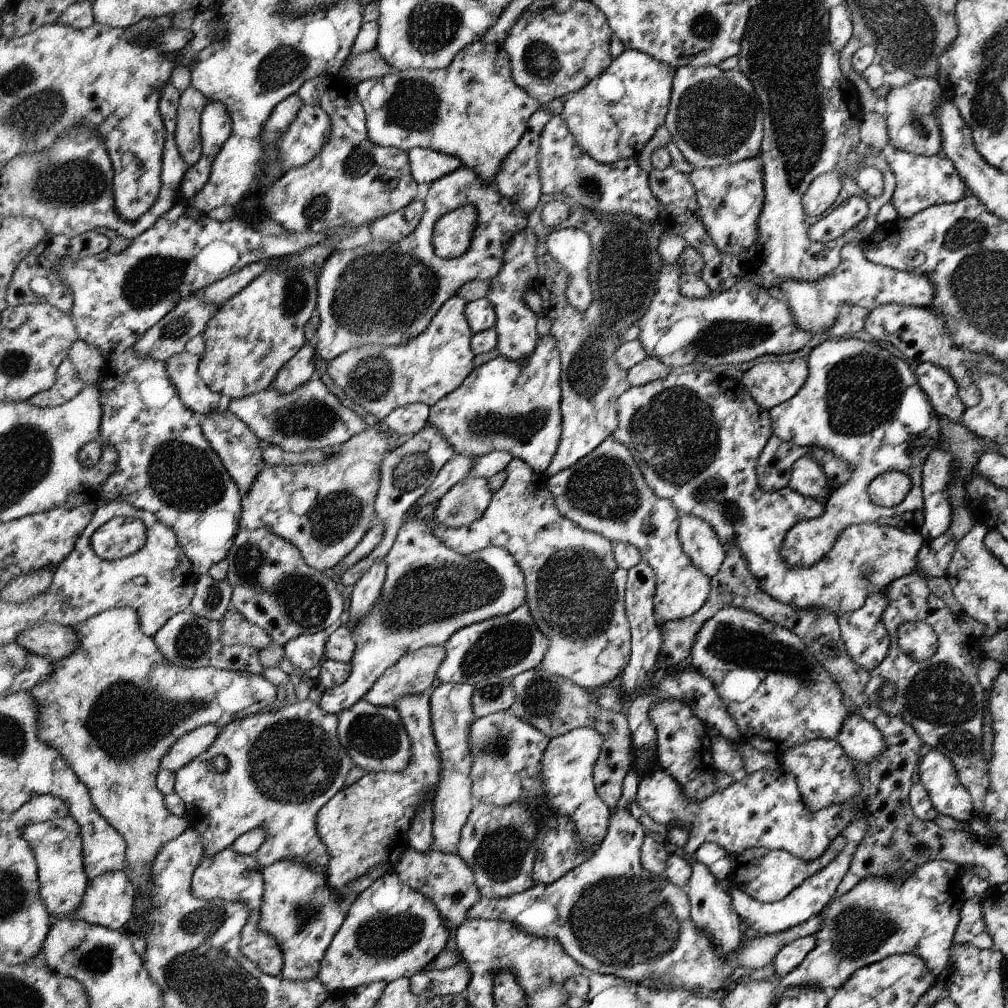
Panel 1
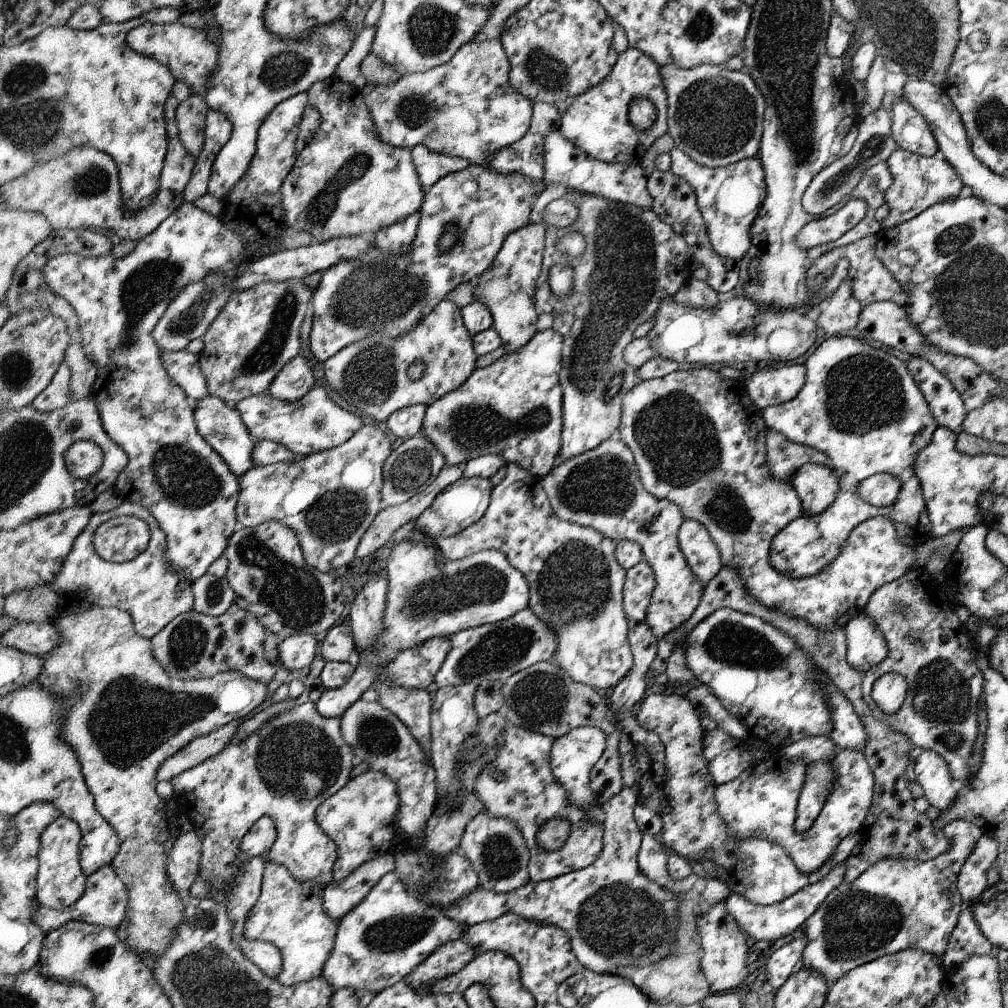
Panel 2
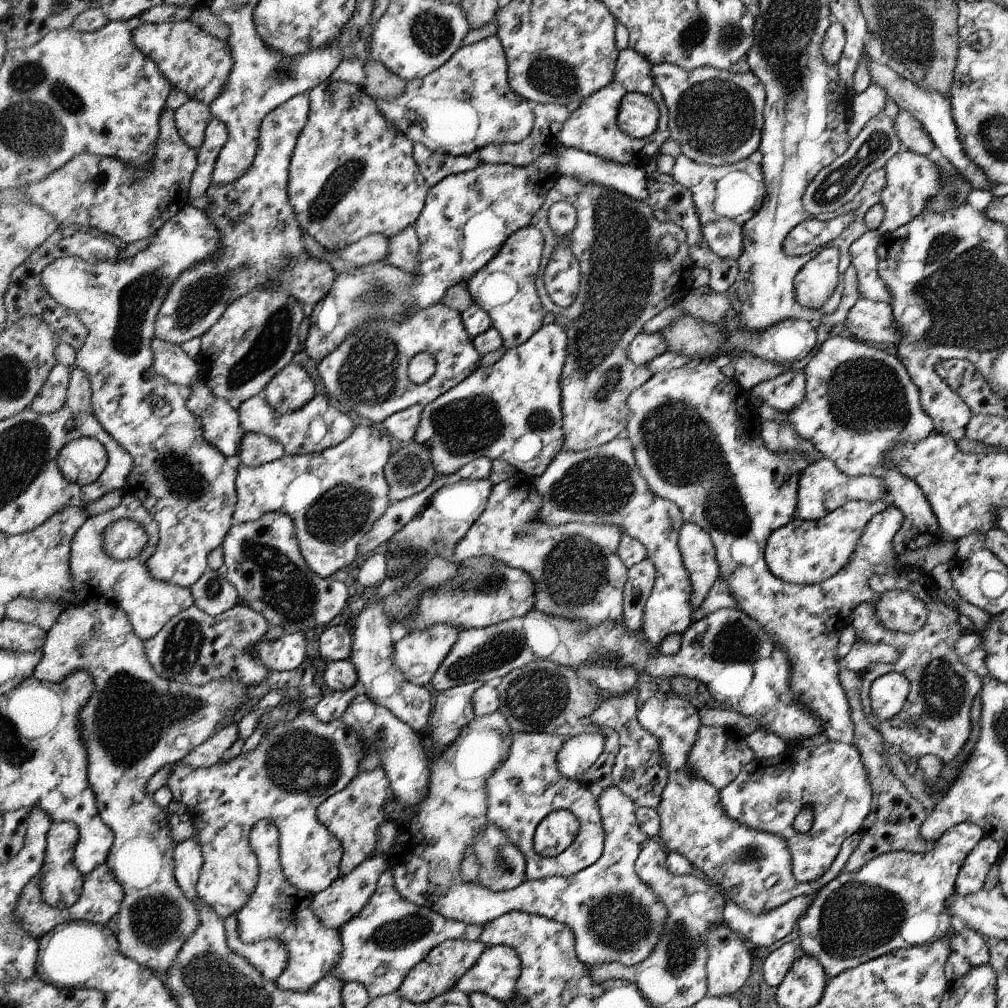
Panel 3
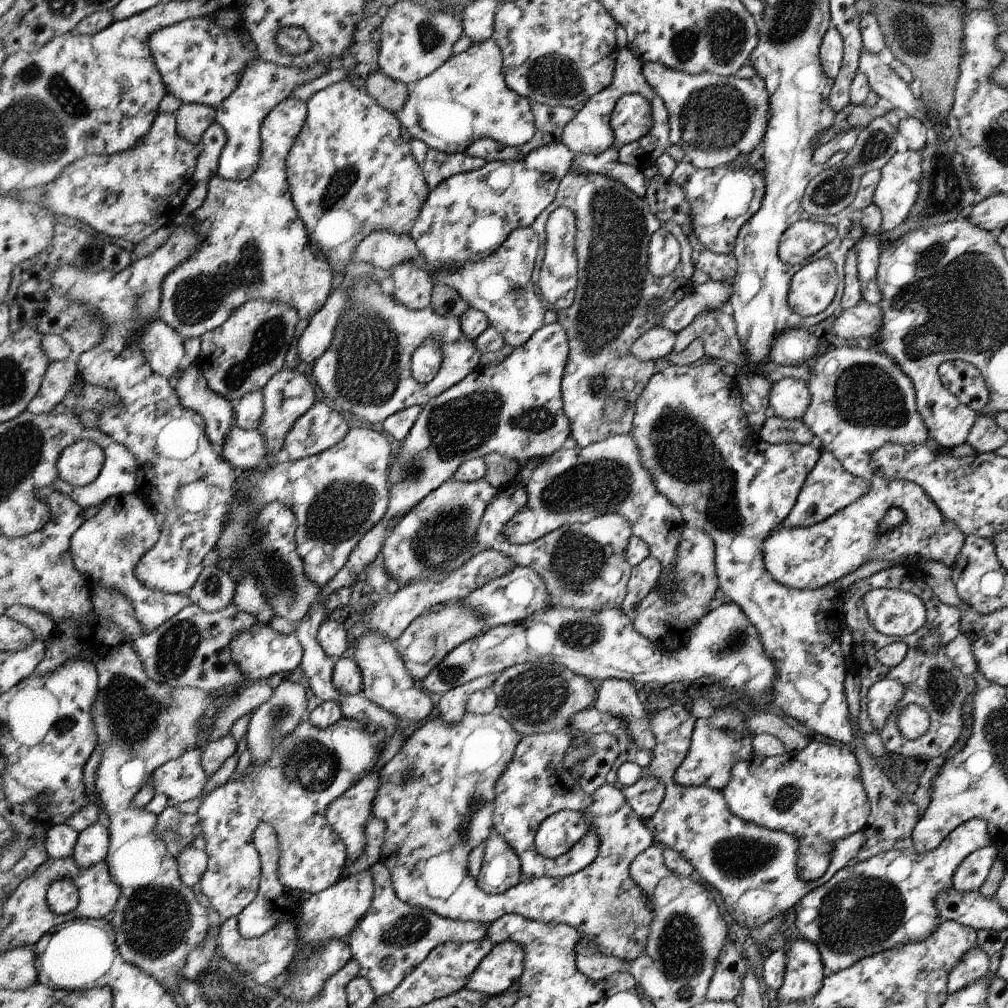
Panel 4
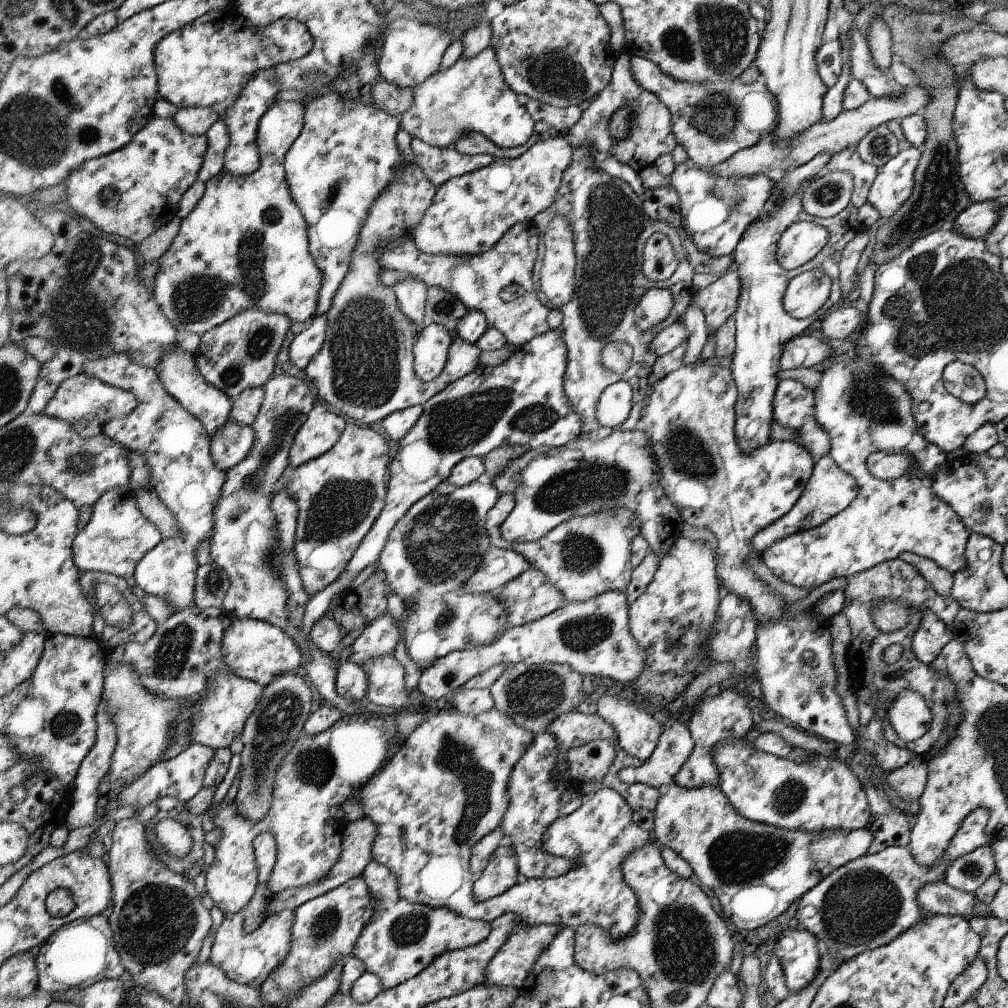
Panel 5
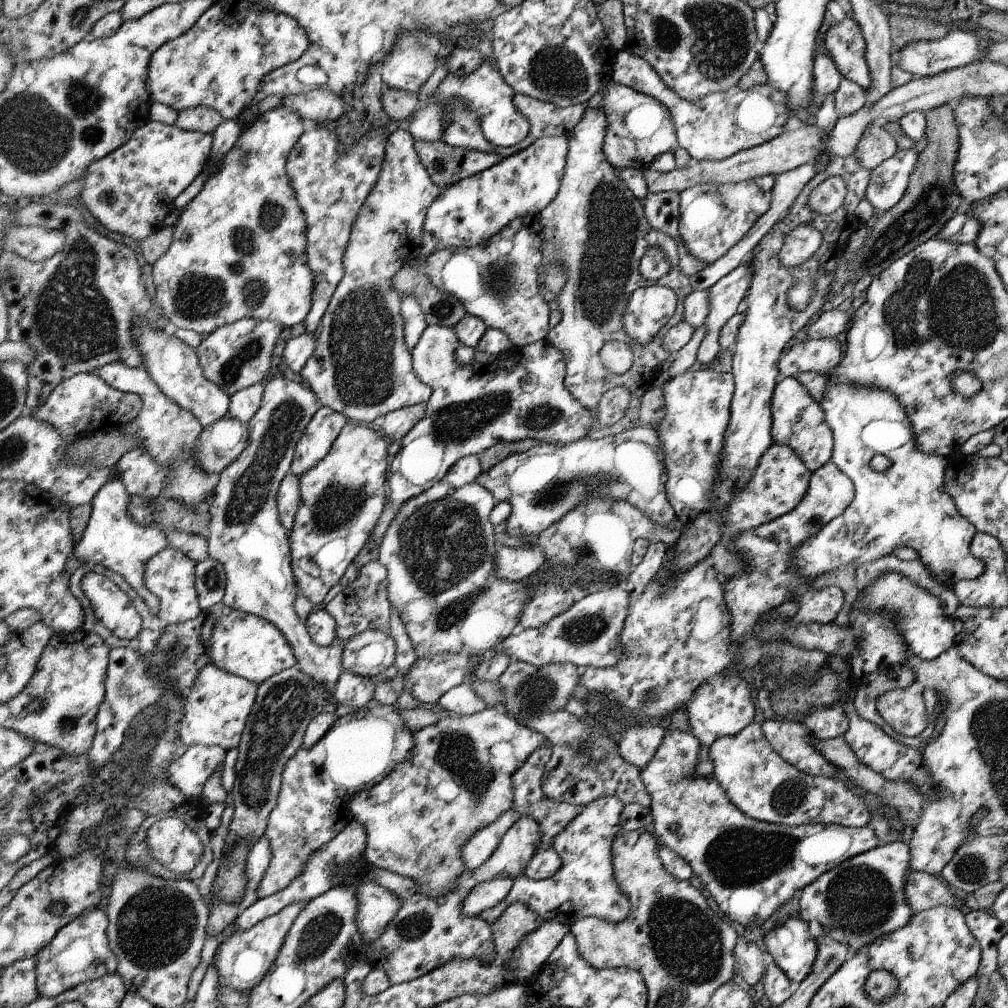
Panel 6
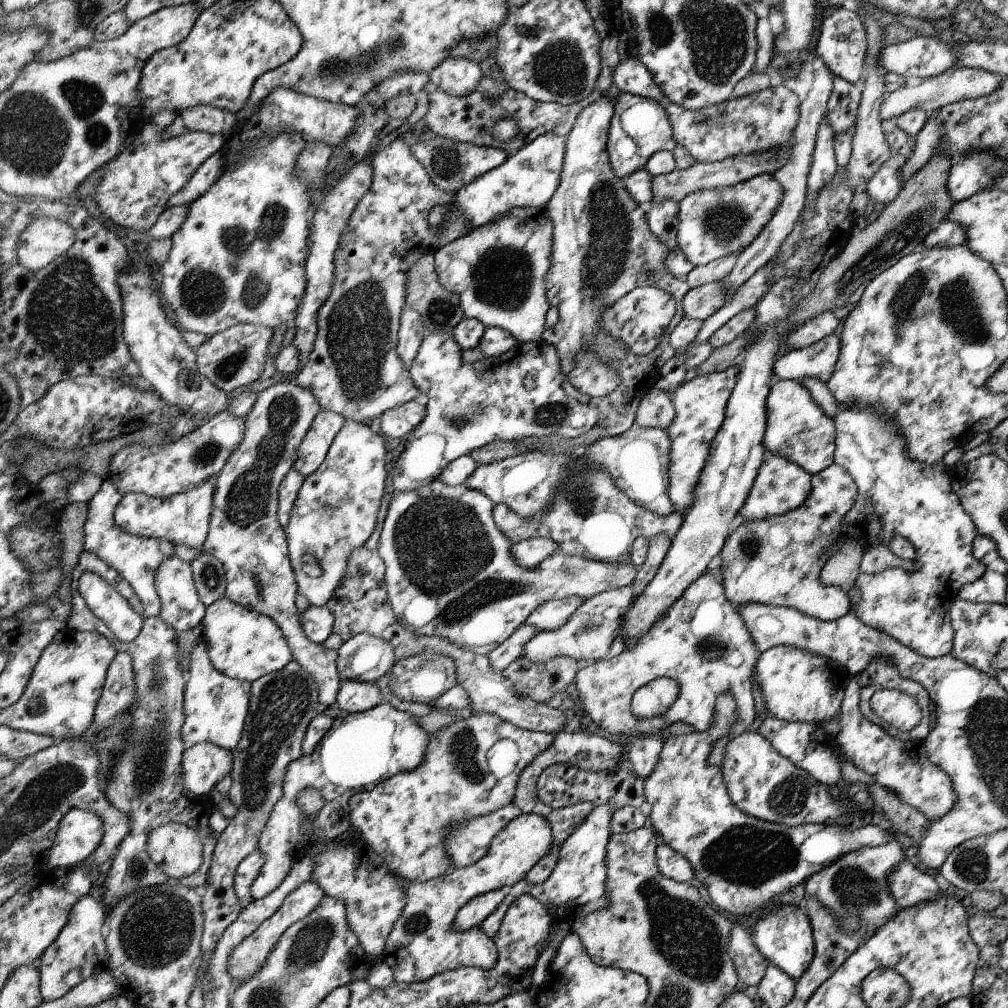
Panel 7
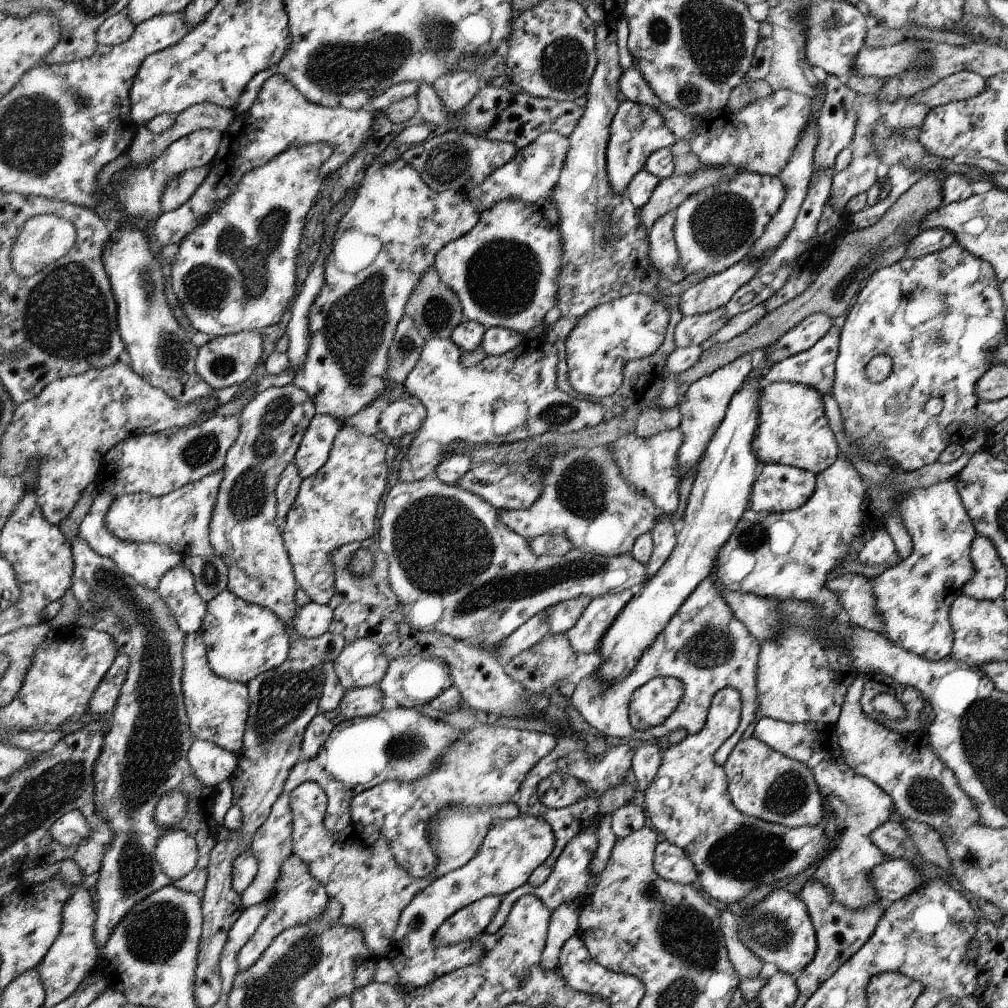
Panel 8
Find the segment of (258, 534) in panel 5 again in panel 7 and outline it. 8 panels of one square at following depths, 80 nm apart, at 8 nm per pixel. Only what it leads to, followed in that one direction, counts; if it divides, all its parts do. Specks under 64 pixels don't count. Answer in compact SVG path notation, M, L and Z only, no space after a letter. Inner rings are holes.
M278 382L257 394L251 411L244 418L246 434L242 443L216 476L214 512L211 515L210 532L204 550L223 561L226 568L227 597L235 603L272 617L283 629L296 660L316 677L320 692L319 702L328 708L337 702L341 687L342 680L337 668L339 656L337 651L329 651L321 644L314 644L303 631L301 620L298 620L298 608L294 604L297 580L294 580L295 572L292 572L291 560L288 560L287 534L284 534L277 517L278 487L286 473L294 466L299 447L320 411L319 401L311 389L302 388L296 382Z

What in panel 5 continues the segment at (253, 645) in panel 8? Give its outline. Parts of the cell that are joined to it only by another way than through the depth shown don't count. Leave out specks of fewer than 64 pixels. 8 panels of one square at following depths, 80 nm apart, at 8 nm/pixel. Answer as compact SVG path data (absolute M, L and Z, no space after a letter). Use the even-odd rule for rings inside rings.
M234 616L231 626L223 630L220 652L228 670L263 686L284 672L301 669L304 664L299 645L283 629L268 621L246 617Z

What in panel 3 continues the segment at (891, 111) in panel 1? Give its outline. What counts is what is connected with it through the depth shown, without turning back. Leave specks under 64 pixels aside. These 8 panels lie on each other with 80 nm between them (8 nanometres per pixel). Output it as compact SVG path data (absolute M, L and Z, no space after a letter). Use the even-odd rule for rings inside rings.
M900 109L894 126L900 142L903 142L910 151L927 155L935 147L930 133L911 113Z

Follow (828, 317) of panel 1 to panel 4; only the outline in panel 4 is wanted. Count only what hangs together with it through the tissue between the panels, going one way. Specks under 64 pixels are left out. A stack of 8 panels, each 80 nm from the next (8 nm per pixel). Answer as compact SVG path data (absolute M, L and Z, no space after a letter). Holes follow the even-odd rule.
M865 234L856 247L862 298L867 303L878 305L883 298L878 281L879 259L882 256L879 234Z

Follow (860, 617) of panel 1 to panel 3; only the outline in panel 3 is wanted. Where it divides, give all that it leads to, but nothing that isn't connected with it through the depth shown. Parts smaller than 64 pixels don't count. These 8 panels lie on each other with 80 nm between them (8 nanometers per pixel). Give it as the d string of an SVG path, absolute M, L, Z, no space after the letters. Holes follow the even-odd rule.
M856 637L852 650L843 658L847 669L860 672L870 663L894 663L899 659L901 650L885 643L870 644L864 639Z

